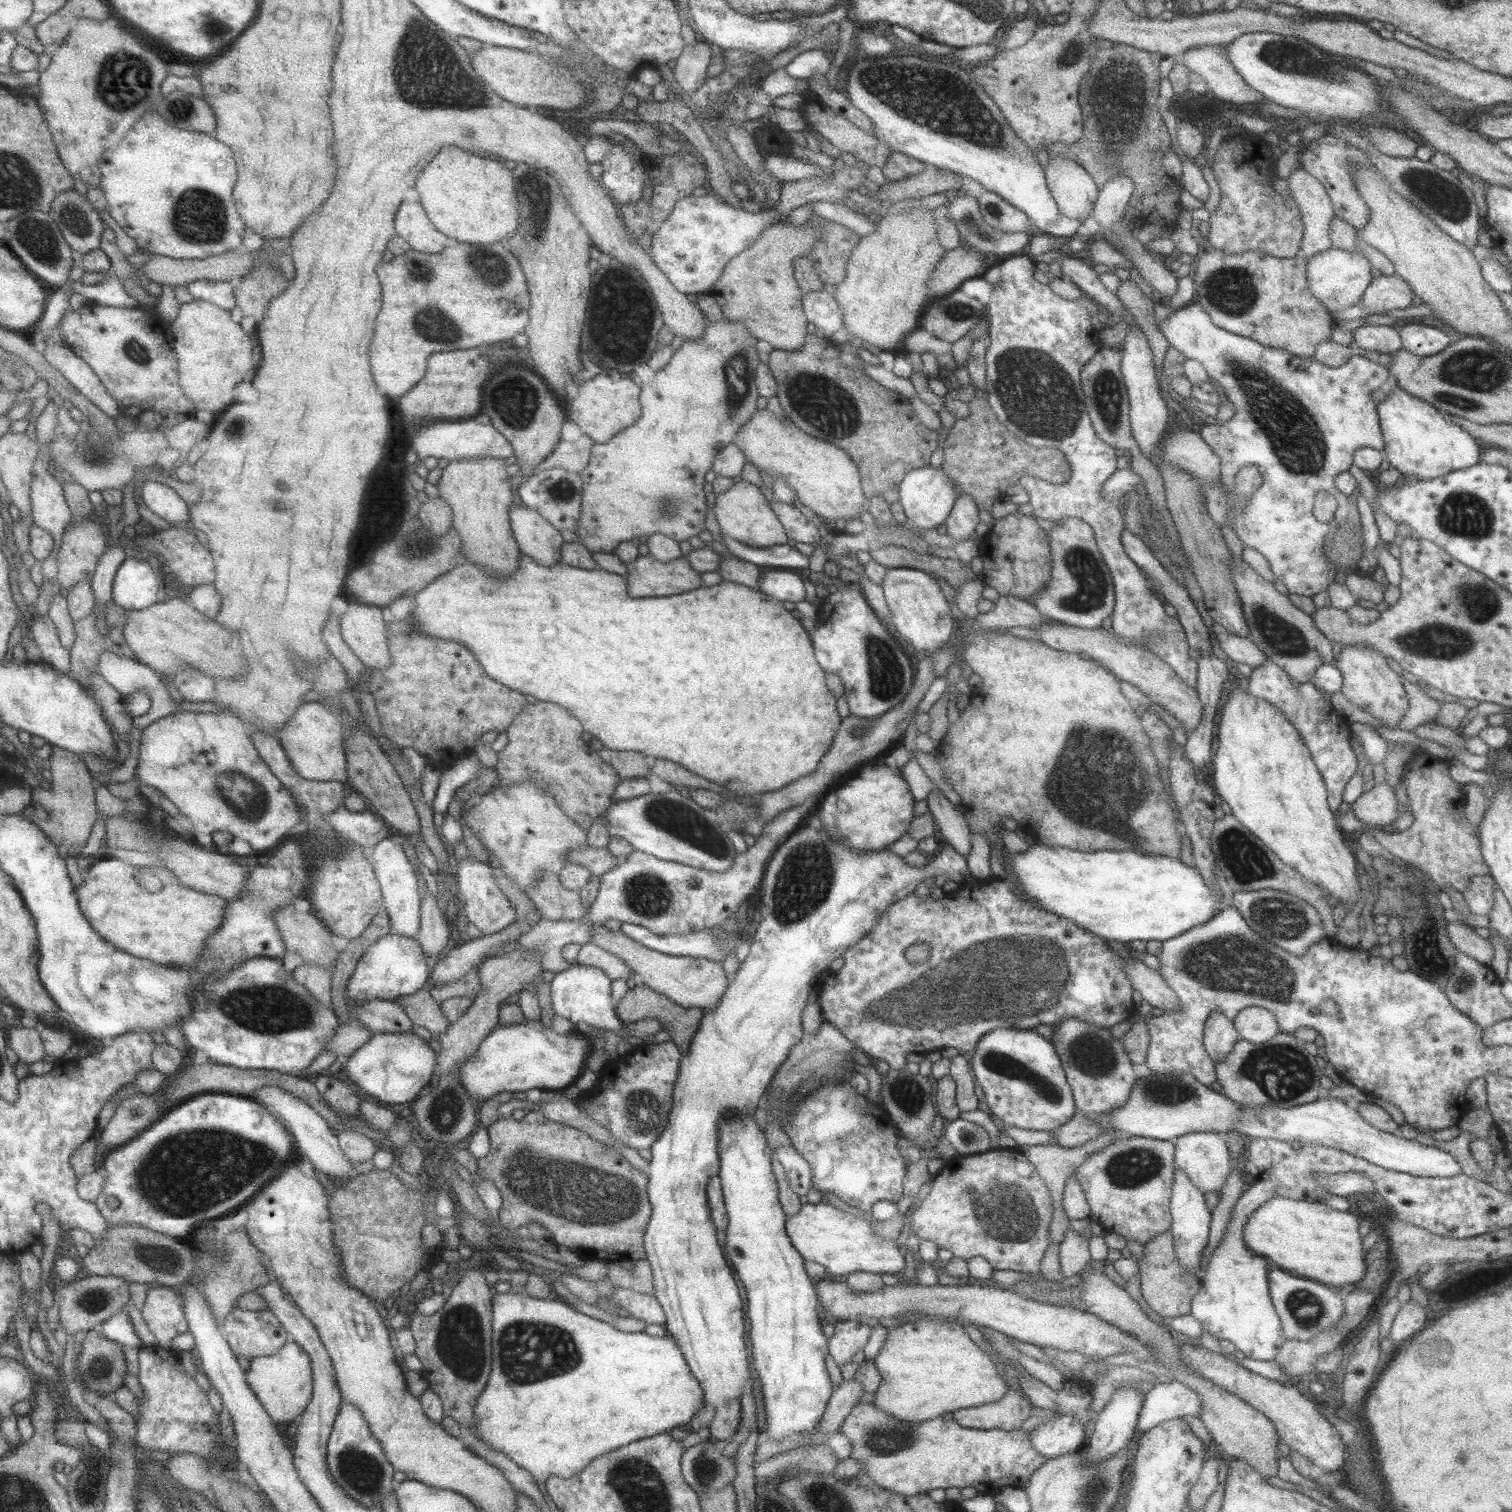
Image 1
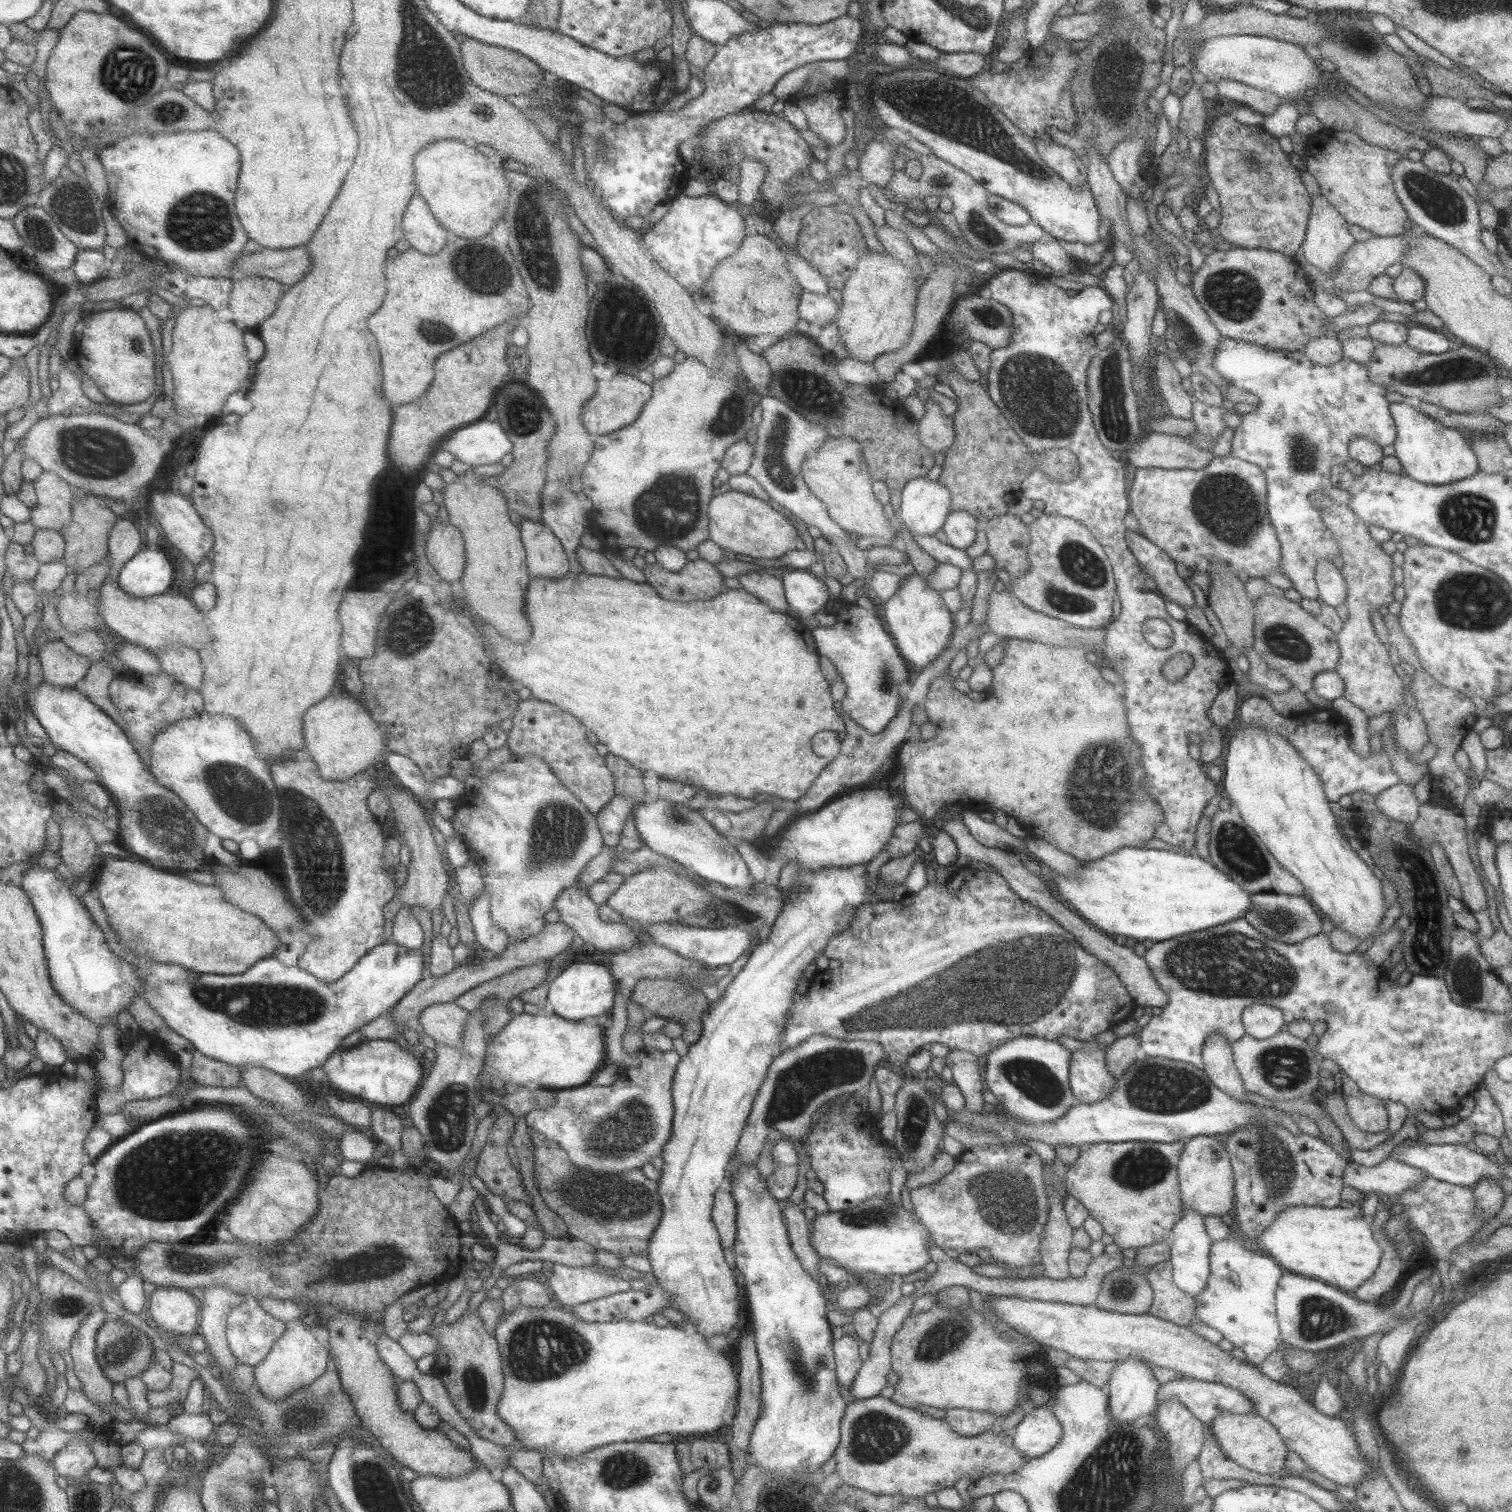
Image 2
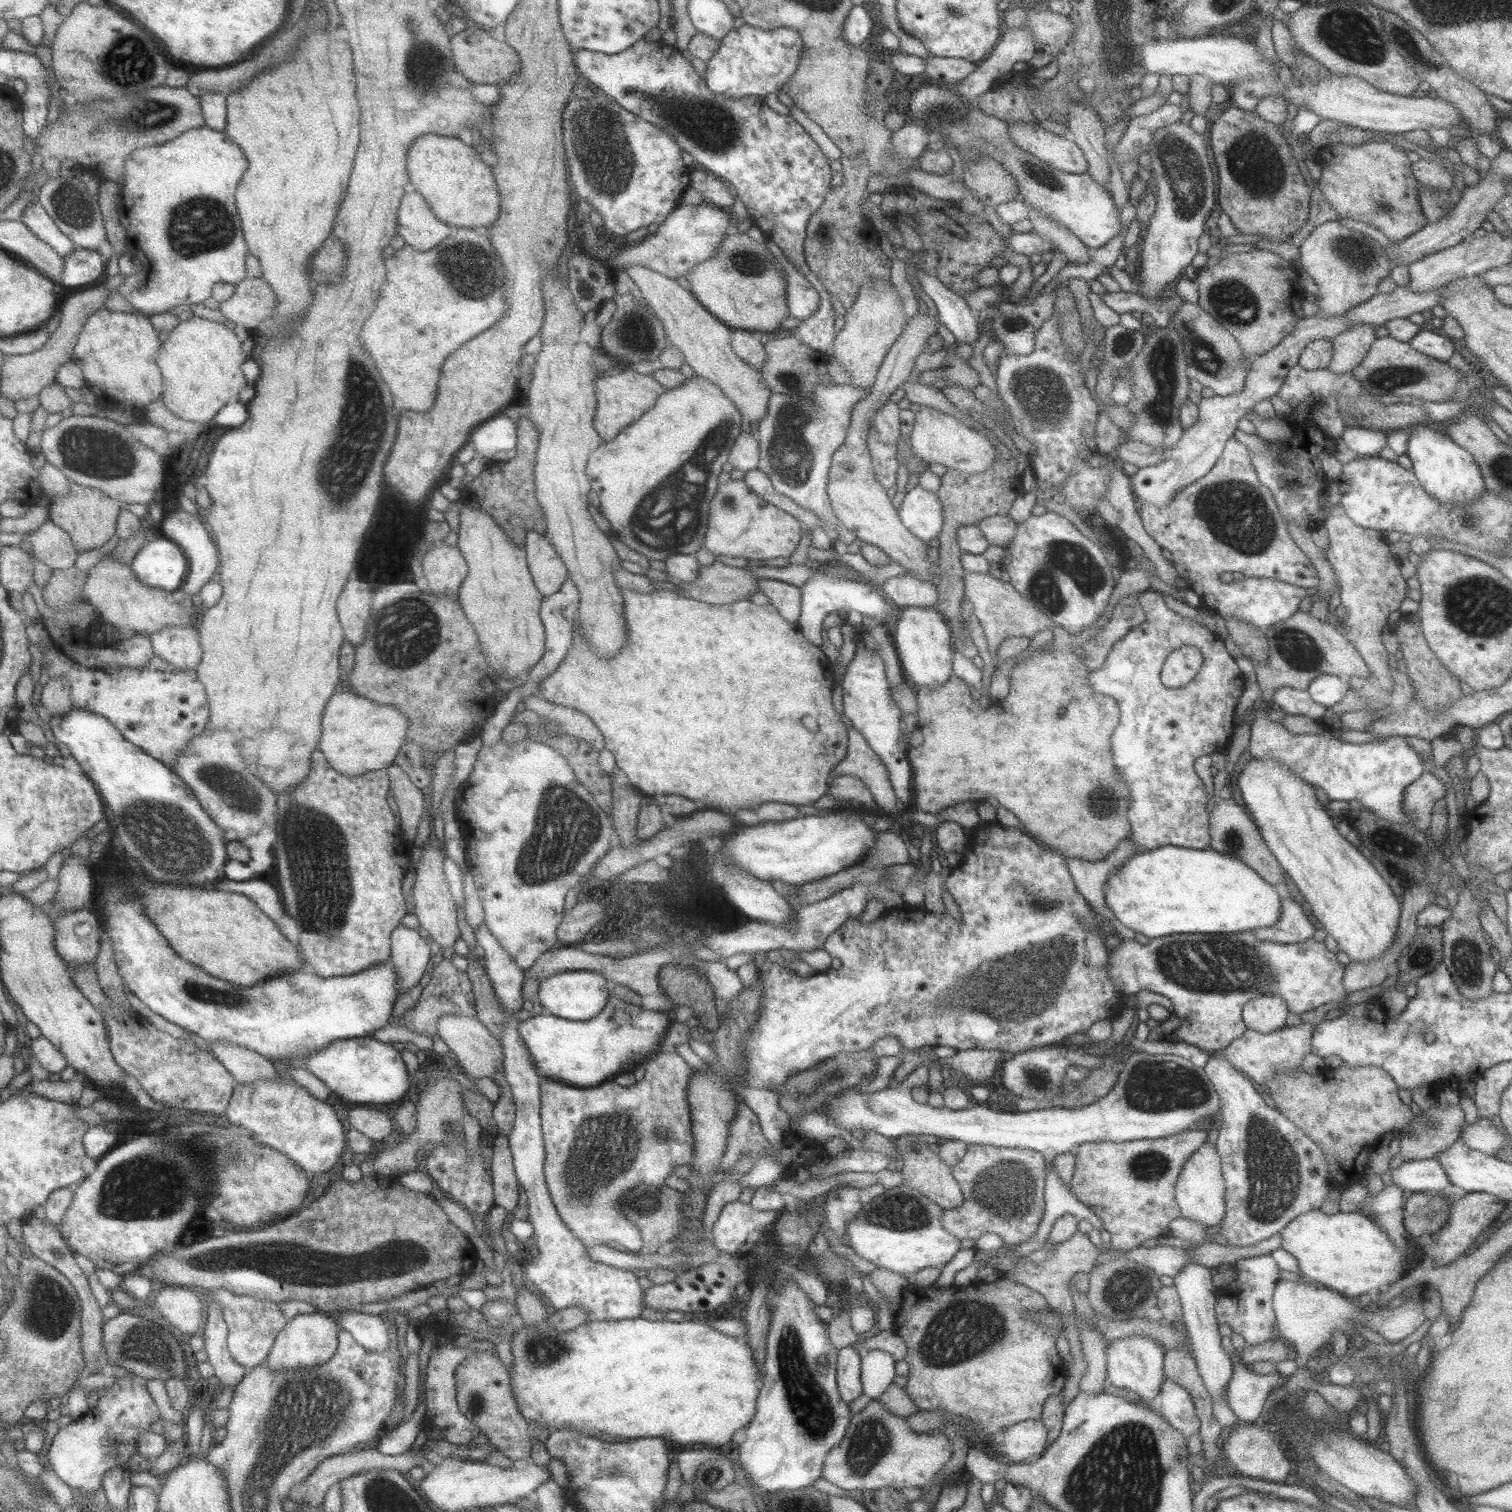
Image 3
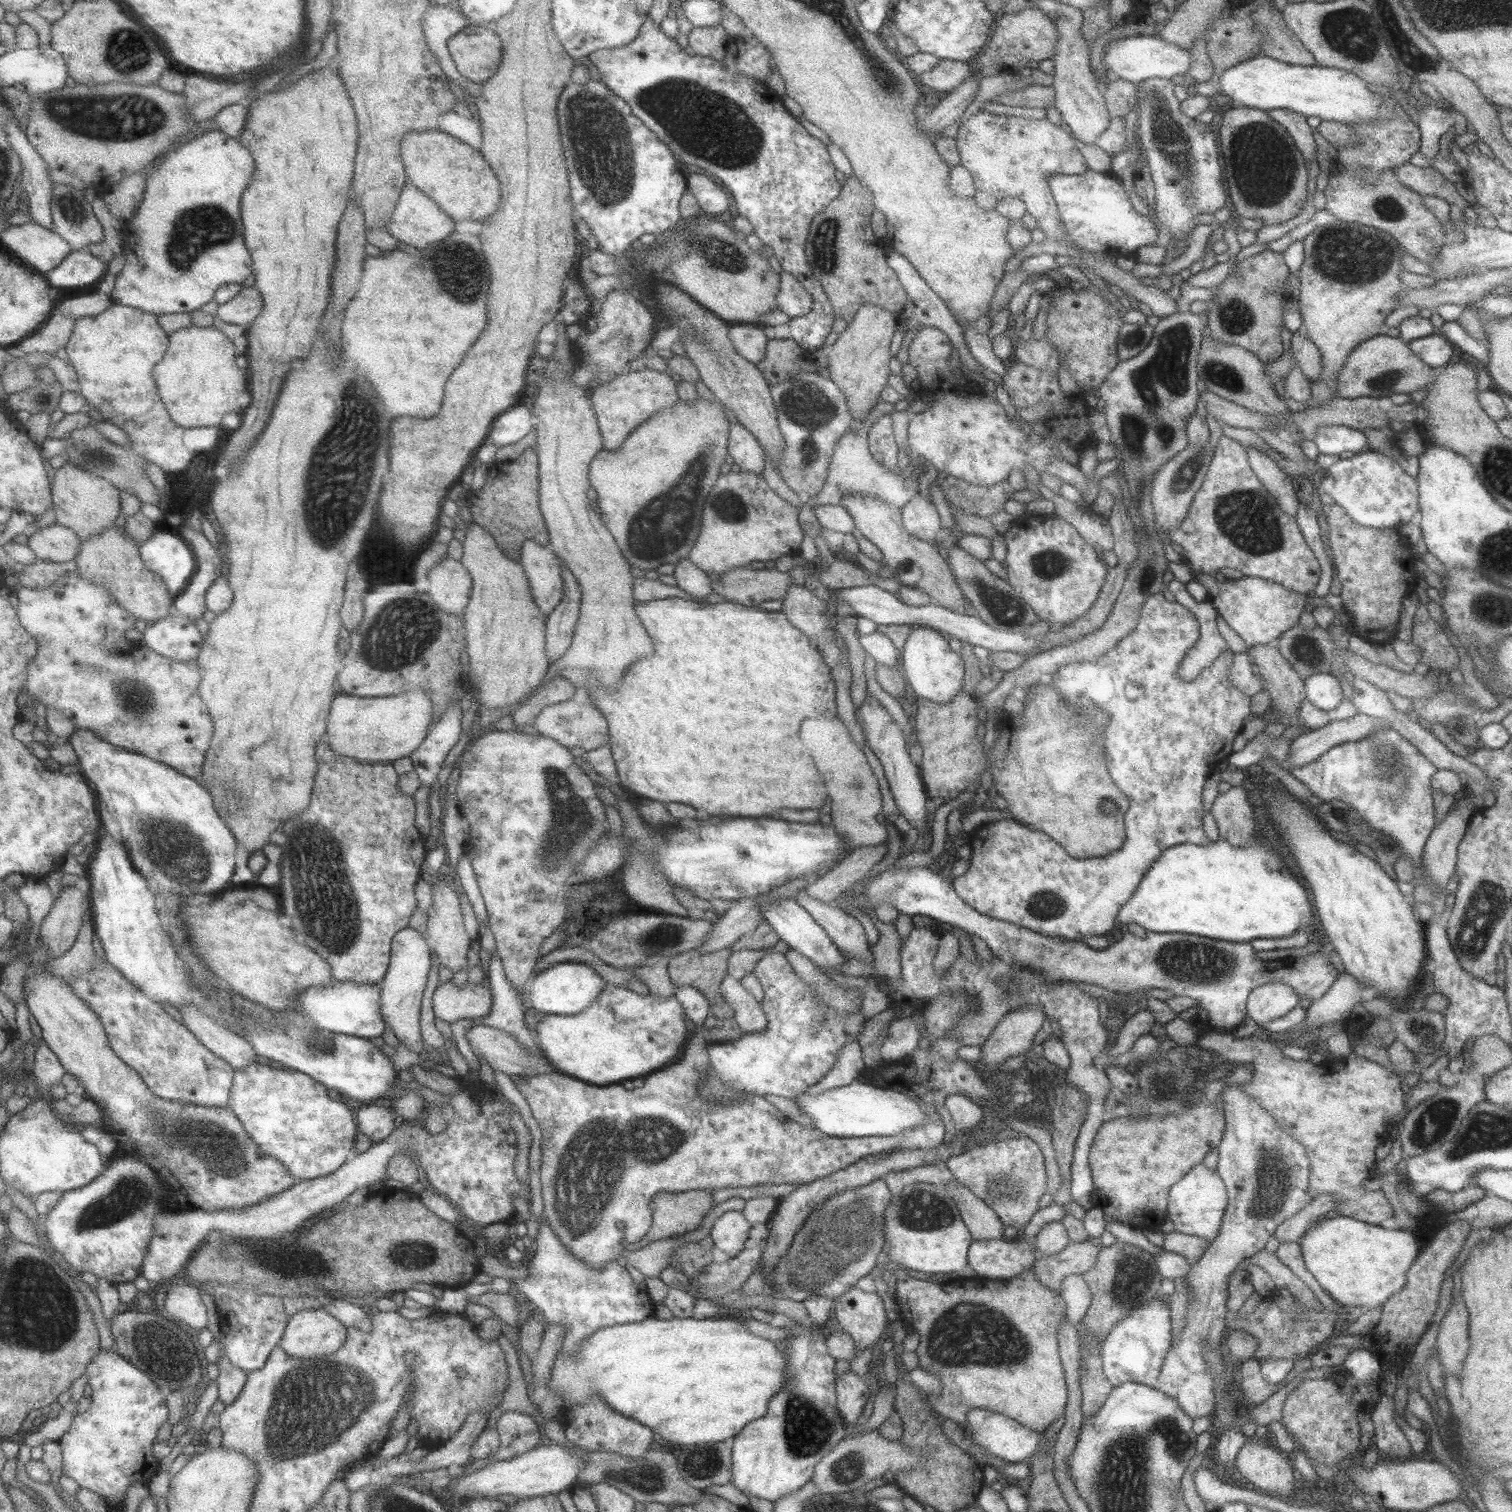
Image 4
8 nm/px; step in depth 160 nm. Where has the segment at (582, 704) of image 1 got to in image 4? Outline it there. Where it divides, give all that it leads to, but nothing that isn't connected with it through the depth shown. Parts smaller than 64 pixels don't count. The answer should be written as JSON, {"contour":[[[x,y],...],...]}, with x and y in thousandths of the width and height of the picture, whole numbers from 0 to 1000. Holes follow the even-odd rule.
{"contour":[[[442,395],[430,397],[420,397],[419,404],[428,417],[432,427],[432,433],[423,435],[412,444],[409,456],[403,458],[400,454],[390,452],[390,460],[394,464],[394,468],[399,474],[401,478],[401,487],[407,511],[409,514],[409,522],[418,522],[421,526],[436,530],[450,530],[458,534],[464,534],[470,540],[510,540],[514,534],[543,535],[548,526],[538,503],[531,495],[528,488],[528,478],[531,475],[552,474],[552,453],[549,446],[549,442],[540,428],[536,427],[532,419],[523,415],[520,407],[515,404],[505,404],[500,401],[480,398],[466,399]]]}

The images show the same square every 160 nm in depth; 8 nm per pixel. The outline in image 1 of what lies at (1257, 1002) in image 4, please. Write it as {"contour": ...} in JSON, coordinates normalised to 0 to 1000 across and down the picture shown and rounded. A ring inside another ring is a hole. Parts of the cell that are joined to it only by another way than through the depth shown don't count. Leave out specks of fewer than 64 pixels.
{"contour":[[[832,666],[822,667],[815,675],[819,687],[835,690],[845,684],[845,677],[841,669]]]}

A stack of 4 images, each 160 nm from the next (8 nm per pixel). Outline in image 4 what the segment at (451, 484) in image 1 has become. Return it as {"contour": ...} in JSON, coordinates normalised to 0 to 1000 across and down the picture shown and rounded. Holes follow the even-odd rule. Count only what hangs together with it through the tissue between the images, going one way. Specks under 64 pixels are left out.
{"contour":[[[315,346],[309,348],[307,357],[304,358],[306,367],[303,372],[306,373],[312,382],[310,397],[305,406],[308,413],[308,423],[310,440],[314,448],[315,453],[311,453],[313,456],[313,464],[315,468],[333,468],[343,464],[348,459],[353,457],[359,450],[362,441],[364,440],[361,435],[360,427],[360,407],[356,405],[351,391],[349,382],[346,375],[341,370],[337,370],[330,362],[327,356],[320,349]]]}

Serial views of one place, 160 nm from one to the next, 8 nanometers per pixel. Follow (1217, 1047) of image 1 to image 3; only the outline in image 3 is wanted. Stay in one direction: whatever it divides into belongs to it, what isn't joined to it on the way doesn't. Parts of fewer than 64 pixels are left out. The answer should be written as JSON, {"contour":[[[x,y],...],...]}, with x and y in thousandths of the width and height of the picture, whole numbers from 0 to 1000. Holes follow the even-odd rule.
{"contour":[[[809,696],[801,698],[795,707],[806,726],[806,745],[803,758],[808,767],[810,782],[810,802],[806,810],[806,816],[812,821],[810,824],[826,824],[844,817],[858,804],[872,800],[882,784],[874,759],[853,740],[839,733],[829,717],[811,702]]]}

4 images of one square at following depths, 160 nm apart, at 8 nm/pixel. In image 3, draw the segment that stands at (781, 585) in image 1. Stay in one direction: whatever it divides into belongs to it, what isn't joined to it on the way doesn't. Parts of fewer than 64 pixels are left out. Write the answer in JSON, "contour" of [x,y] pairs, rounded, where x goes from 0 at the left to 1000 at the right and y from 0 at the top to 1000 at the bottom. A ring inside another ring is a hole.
{"contour":[[[539,378],[536,381],[536,383],[534,383],[529,388],[529,404],[527,414],[529,415],[531,421],[535,425],[540,426],[541,428],[543,427],[544,409],[548,405],[554,405],[554,403],[566,403],[571,407],[572,410],[579,410],[589,414],[590,411],[593,410],[593,407],[596,401],[590,402],[589,400],[585,398],[584,394],[583,395],[581,390],[571,383],[563,384],[550,382],[548,380],[546,381],[543,378]],[[591,405],[593,406],[591,406]]]}

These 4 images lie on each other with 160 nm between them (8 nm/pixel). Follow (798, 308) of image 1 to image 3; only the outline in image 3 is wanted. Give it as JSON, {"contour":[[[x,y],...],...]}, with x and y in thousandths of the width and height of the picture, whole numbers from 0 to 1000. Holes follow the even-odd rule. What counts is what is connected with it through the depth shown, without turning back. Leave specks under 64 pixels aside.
{"contour":[[[487,153],[486,155],[481,155],[481,153],[473,168],[464,175],[460,175],[454,181],[453,185],[456,188],[456,193],[462,201],[483,218],[499,220],[501,222],[513,220],[517,218],[517,213],[522,208],[519,201],[519,179],[506,161],[500,160],[494,156],[494,154]]]}

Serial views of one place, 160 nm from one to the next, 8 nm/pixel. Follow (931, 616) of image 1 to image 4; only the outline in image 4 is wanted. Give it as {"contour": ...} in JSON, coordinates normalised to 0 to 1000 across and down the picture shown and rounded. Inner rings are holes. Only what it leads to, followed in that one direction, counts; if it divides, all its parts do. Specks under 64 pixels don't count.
{"contour":[[[605,413],[600,421],[595,434],[594,441],[603,456],[609,462],[619,465],[627,465],[636,454],[637,437],[634,432],[628,429],[627,422],[614,414]]]}

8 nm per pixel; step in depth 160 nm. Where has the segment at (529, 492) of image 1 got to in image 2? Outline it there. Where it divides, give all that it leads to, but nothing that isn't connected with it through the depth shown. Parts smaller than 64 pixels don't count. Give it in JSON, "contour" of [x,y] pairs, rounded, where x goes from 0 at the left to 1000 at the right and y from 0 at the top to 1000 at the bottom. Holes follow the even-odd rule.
{"contour":[[[362,316],[359,323],[358,323],[358,327],[356,327],[356,333],[358,333],[358,346],[361,347],[363,349],[362,351],[370,357],[376,369],[376,378],[380,380],[386,379],[382,372],[382,368],[380,368],[380,362],[383,361],[383,356],[389,351],[387,339],[390,339],[391,331],[385,326],[378,325],[378,323],[376,321],[372,321],[370,317]]]}

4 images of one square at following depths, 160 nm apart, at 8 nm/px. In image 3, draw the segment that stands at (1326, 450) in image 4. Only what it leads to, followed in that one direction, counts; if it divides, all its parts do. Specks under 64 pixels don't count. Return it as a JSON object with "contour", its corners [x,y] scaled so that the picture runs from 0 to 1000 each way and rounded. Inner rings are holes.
{"contour":[[[899,282],[889,282],[886,290],[898,302],[911,302],[912,298],[917,294],[916,286]]]}

